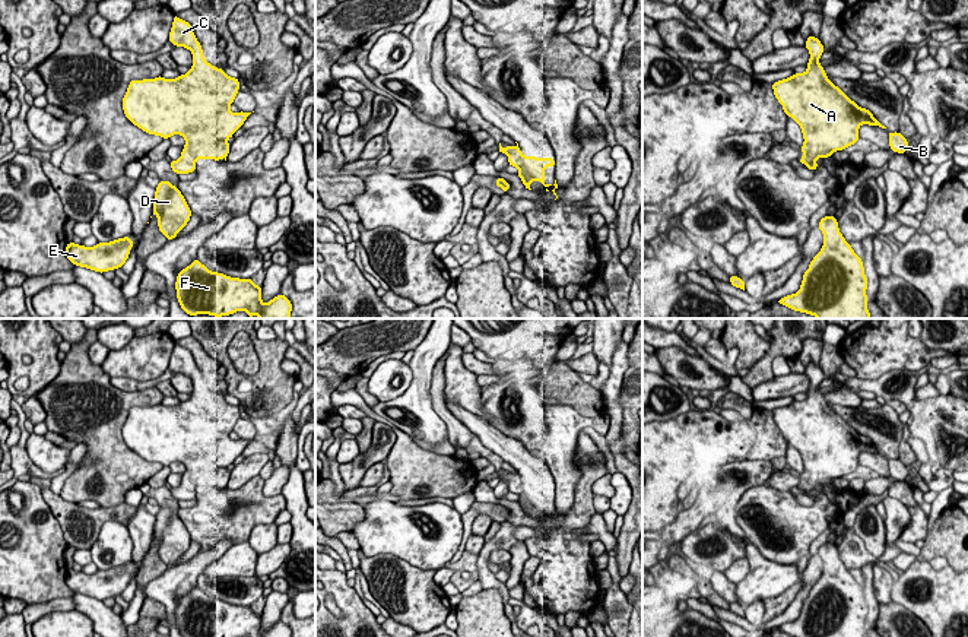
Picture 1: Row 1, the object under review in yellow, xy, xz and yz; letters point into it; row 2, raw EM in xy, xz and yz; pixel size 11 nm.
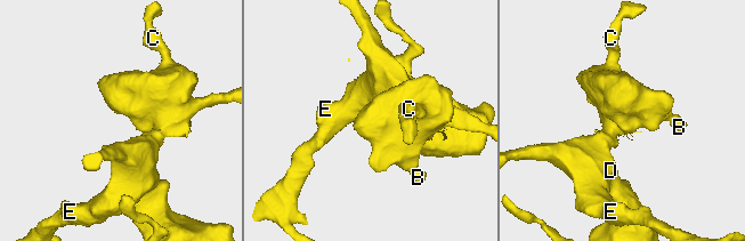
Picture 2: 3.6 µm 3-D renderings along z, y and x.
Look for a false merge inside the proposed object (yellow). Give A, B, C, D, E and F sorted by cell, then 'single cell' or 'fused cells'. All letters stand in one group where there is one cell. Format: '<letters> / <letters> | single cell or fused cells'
A B C D E F | single cell

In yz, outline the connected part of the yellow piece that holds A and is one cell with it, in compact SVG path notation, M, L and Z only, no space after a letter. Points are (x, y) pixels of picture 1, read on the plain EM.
M810 362L804 374L810 381L807 397L774 409L772 416L784 440L802 456L804 470L800 476L804 482L799 489L815 498L818 485L826 487L854 472L861 451L886 454L828 406L819 392L825 378L819 365Z

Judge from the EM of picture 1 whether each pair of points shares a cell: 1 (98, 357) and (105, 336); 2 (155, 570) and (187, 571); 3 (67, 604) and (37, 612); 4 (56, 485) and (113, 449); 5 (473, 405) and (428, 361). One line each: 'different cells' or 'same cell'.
1: different cells
2: different cells
3: same cell
4: different cells
5: different cells

